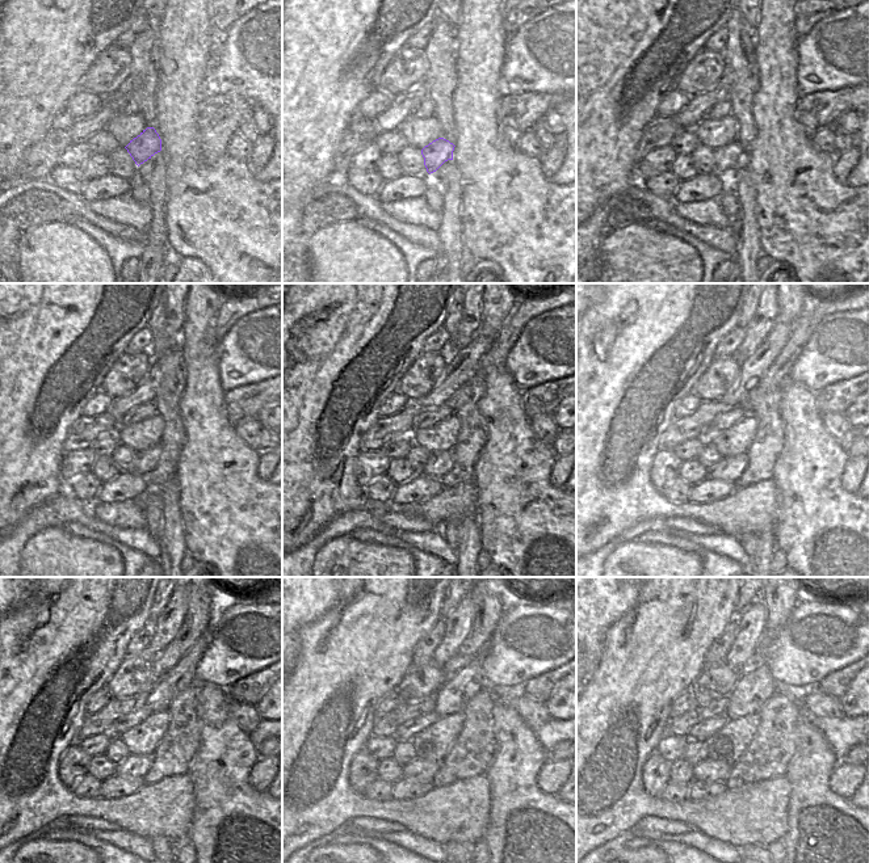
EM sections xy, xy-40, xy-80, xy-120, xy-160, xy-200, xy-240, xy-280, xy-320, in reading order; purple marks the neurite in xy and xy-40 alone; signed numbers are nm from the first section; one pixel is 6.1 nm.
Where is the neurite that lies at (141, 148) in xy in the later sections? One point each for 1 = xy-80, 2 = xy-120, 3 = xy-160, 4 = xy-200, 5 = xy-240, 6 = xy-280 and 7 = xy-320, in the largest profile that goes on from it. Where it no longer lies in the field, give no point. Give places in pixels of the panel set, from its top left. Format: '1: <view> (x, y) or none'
1: xy-80 (727, 158)
2: xy-120 (143, 463)
3: xy-160 (437, 464)
4: xy-200 (727, 468)
5: xy-240 (133, 766)
6: xy-280 (423, 770)
7: xy-320 (708, 771)

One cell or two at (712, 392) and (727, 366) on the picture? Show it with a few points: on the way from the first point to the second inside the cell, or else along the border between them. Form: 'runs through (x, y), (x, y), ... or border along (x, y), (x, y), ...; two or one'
runs through (713, 383), (713, 371), (718, 369); one

